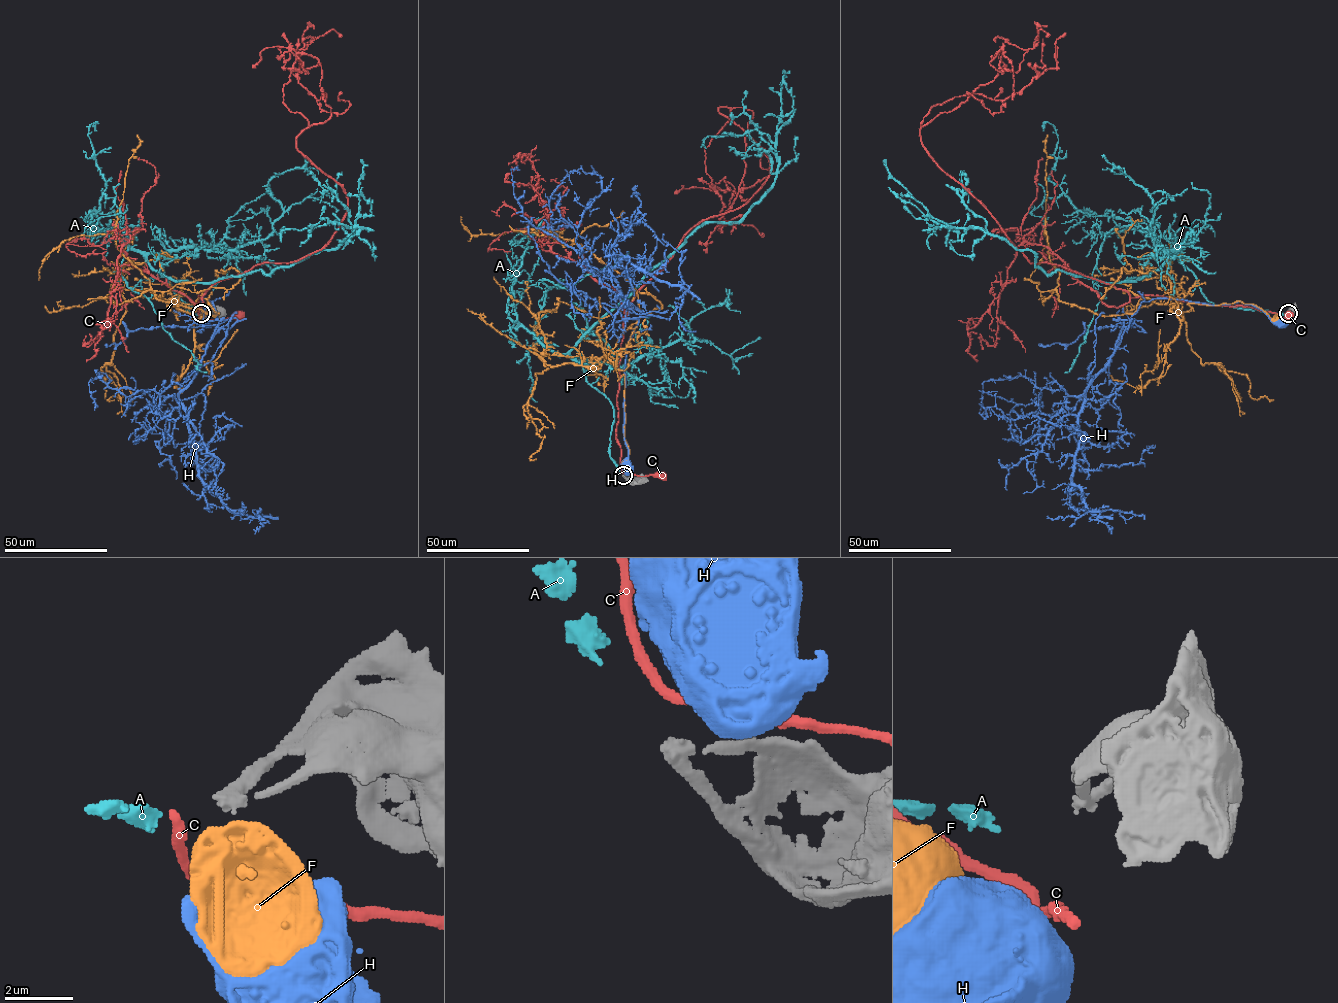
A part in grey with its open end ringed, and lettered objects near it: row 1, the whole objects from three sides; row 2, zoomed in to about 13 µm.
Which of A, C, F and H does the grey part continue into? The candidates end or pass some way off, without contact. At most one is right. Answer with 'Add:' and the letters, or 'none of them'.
Add: A

